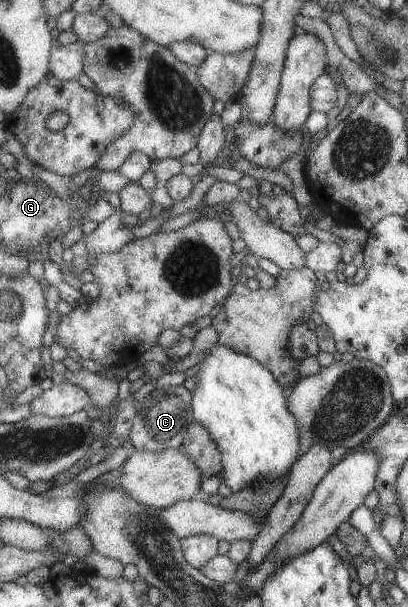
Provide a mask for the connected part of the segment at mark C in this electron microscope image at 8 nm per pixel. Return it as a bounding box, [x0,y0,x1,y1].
[129,385,193,452]

